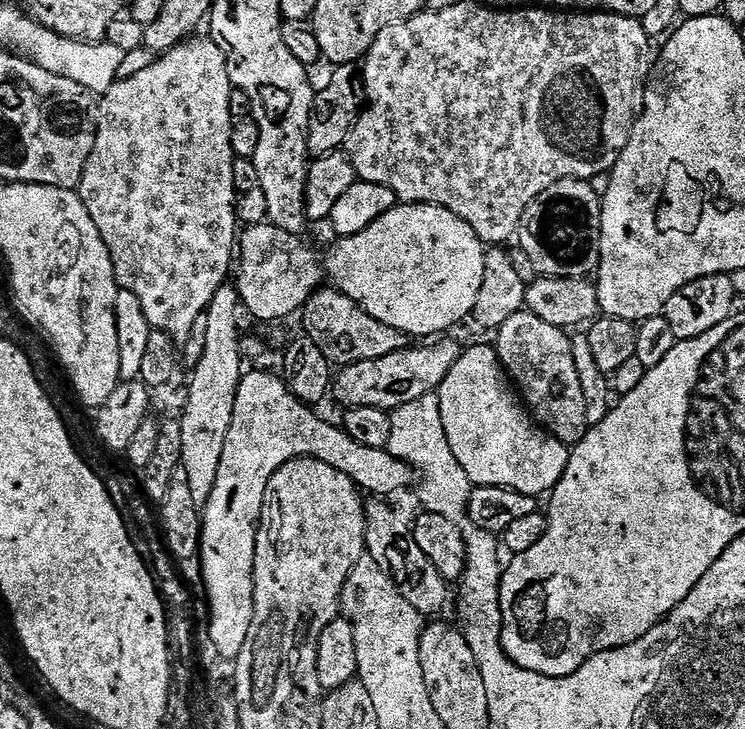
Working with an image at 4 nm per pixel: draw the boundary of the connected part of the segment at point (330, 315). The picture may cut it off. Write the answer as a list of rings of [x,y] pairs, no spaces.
[[[322,286],[305,302],[302,309],[304,316],[303,335],[313,340],[315,346],[332,366],[345,368],[358,362],[370,362],[378,358],[386,358],[386,354],[394,354],[400,348],[409,347],[409,337],[398,330],[370,318],[366,310],[362,310],[353,300],[346,298],[336,288]]]

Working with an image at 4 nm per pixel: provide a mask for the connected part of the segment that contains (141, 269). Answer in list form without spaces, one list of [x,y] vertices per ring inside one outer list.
[[[189,38],[174,46],[168,52],[157,55],[151,66],[139,71],[132,78],[117,80],[108,92],[99,97],[100,117],[95,117],[94,150],[86,162],[86,170],[80,179],[80,200],[86,206],[90,218],[94,218],[94,226],[98,226],[98,234],[102,234],[102,242],[106,242],[106,250],[110,250],[110,258],[114,262],[116,283],[121,289],[132,292],[131,299],[139,304],[142,314],[148,319],[149,329],[164,331],[175,342],[183,342],[192,337],[194,322],[205,315],[218,290],[229,279],[228,271],[234,268],[234,253],[238,248],[238,221],[236,219],[236,201],[238,193],[234,186],[234,162],[232,155],[232,96],[234,89],[230,82],[230,74],[226,70],[226,58],[222,50],[211,38],[196,40]]]

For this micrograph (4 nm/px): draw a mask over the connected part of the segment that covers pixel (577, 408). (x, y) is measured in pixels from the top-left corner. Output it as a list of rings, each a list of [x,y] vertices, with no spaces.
[[[521,310],[506,318],[500,328],[495,329],[494,347],[500,366],[504,369],[509,381],[514,385],[523,405],[528,409],[533,420],[548,433],[562,443],[575,446],[589,430],[586,418],[586,398],[582,394],[582,382],[578,378],[578,366],[574,366],[574,350],[572,336],[558,326],[550,326],[550,322],[542,322],[532,312]]]

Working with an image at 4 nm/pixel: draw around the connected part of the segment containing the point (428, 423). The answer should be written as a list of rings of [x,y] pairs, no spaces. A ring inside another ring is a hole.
[[[439,395],[423,396],[418,402],[395,409],[391,413],[390,442],[387,452],[396,460],[414,469],[419,477],[420,489],[416,496],[425,513],[433,516],[445,516],[448,520],[459,521],[467,517],[468,499],[474,487],[472,479],[462,470],[450,442],[446,442],[446,426],[442,426],[442,410]]]

